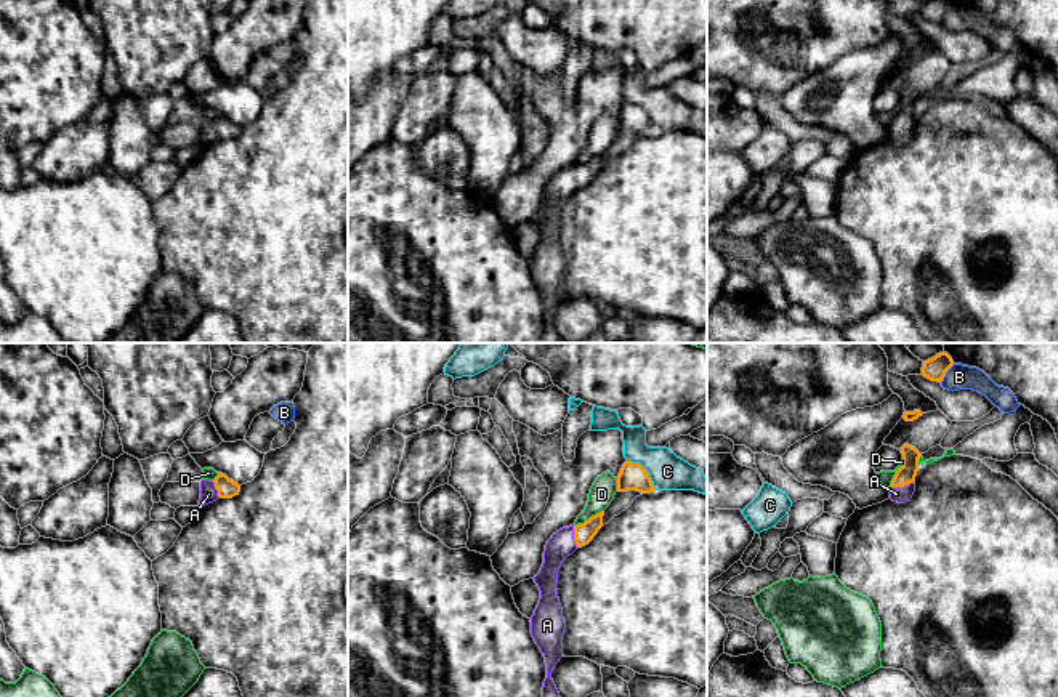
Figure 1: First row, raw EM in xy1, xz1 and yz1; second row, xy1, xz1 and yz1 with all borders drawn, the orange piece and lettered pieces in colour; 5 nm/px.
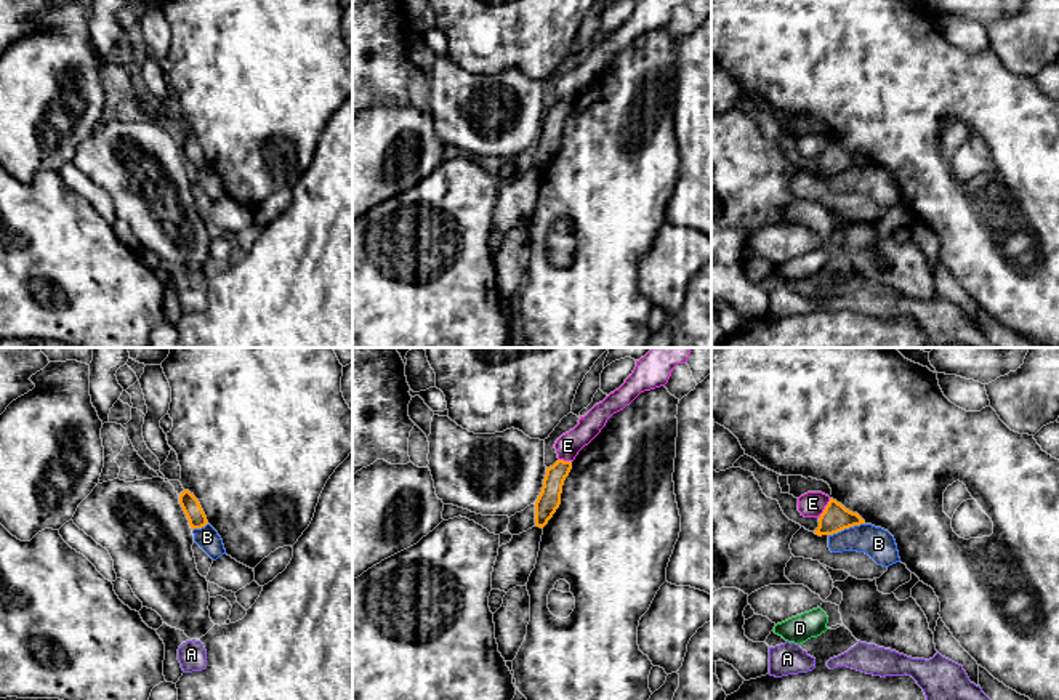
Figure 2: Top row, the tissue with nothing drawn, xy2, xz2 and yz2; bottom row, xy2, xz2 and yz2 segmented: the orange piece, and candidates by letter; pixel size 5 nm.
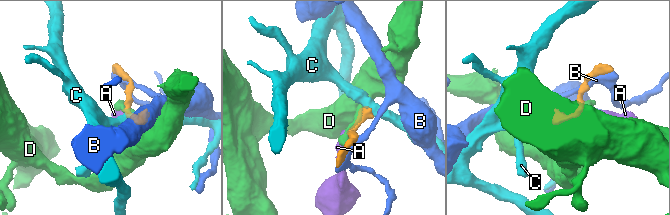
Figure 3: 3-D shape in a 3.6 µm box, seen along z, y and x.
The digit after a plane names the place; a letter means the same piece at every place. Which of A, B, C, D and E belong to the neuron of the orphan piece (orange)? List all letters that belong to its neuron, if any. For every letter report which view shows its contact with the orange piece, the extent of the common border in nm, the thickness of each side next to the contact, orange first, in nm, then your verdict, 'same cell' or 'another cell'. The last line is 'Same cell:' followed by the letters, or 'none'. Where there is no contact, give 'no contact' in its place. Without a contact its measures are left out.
A: meets orange in yz1; contact 140 nm long; 90 nm thick on the orange side, 80 nm on the other; same cell
B: meets orange in yz2; contact 200 nm long; 140 nm thick on the orange side, 160 nm on the other; another cell
C: meets orange in xz1; contact 220 nm long; 140 nm thick on the orange side, 190 nm on the other; another cell
D: meets orange in xz1; contact 170 nm long; 100 nm thick on the orange side, 120 nm on the other; another cell
E: meets orange in yz2; contact 120 nm long; 140 nm thick on the orange side, 130 nm on the other; another cell
Same cell: A

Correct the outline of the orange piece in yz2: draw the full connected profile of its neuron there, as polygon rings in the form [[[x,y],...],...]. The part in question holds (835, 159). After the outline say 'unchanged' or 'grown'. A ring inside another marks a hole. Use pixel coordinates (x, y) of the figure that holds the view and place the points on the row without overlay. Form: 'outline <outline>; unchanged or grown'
outline [[[830,139],[819,159],[819,168],[814,171],[814,175],[819,178],[833,176],[860,165],[865,165],[865,162],[857,154],[846,151],[841,144]]]; unchanged

